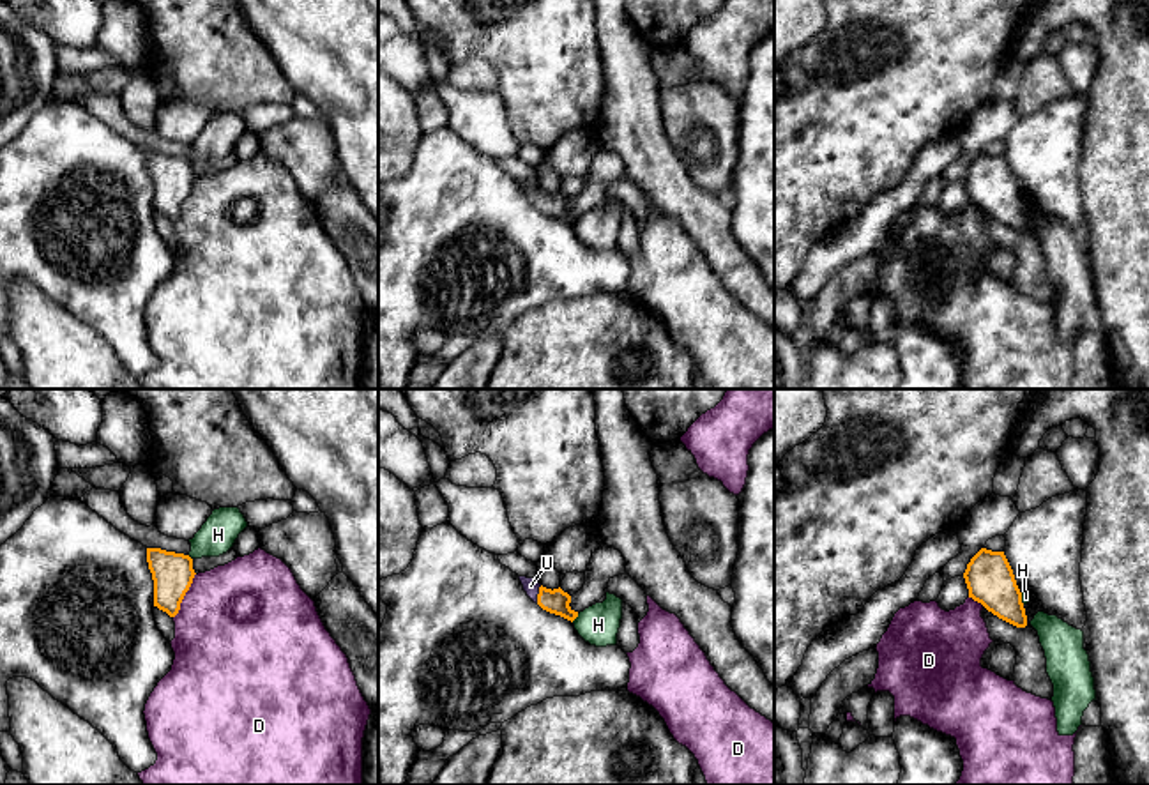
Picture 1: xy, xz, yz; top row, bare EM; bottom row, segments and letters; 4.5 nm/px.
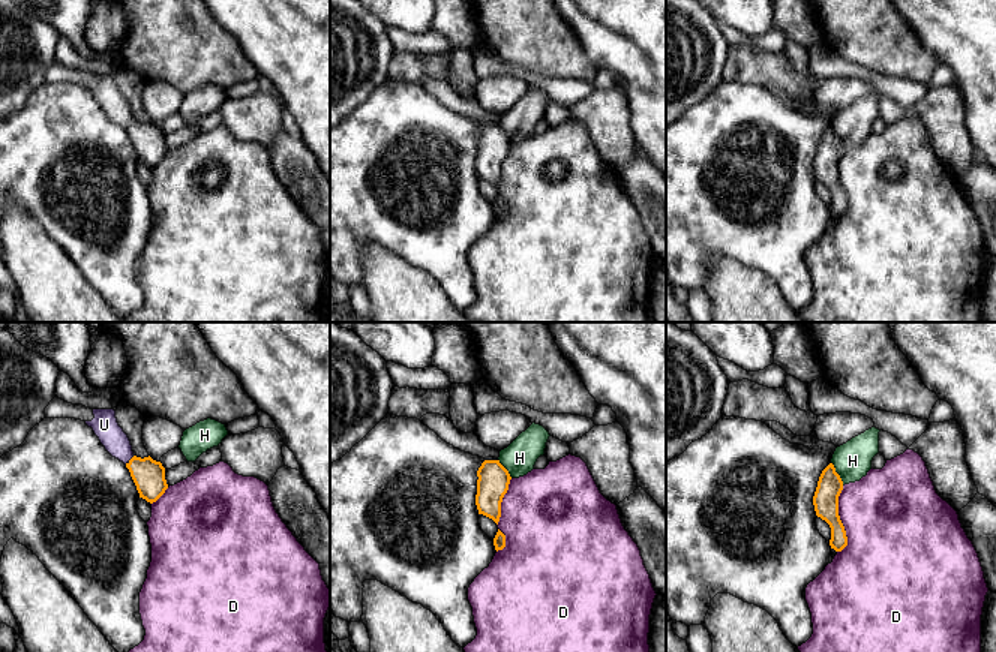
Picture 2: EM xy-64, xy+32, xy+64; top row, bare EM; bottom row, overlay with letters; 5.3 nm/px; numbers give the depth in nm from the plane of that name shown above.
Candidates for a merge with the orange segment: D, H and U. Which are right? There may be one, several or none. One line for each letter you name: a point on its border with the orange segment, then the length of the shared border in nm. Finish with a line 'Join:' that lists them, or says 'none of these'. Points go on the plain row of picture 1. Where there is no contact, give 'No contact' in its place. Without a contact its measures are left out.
U: Touches orange at xz (538, 198). Shared border 80 nm
Join: U

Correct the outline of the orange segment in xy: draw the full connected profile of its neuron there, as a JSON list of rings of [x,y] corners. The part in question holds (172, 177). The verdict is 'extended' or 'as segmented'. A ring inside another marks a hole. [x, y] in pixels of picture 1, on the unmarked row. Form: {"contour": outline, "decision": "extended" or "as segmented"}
{"contour": [[[147,152],[147,166],[154,184],[154,210],[175,221],[196,179],[193,163],[184,157]]], "decision": "as segmented"}

